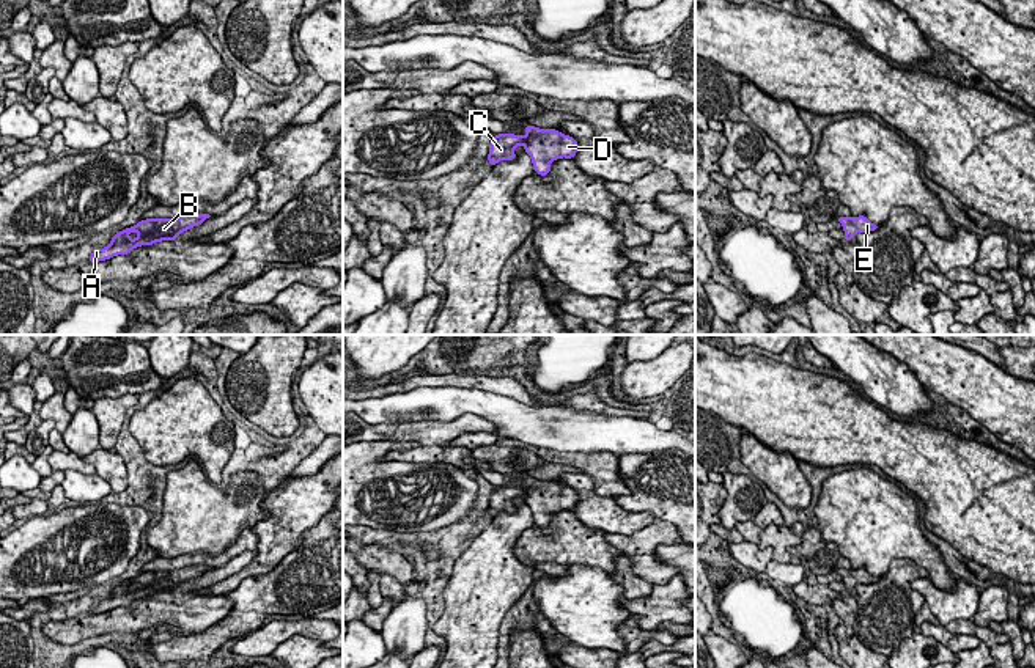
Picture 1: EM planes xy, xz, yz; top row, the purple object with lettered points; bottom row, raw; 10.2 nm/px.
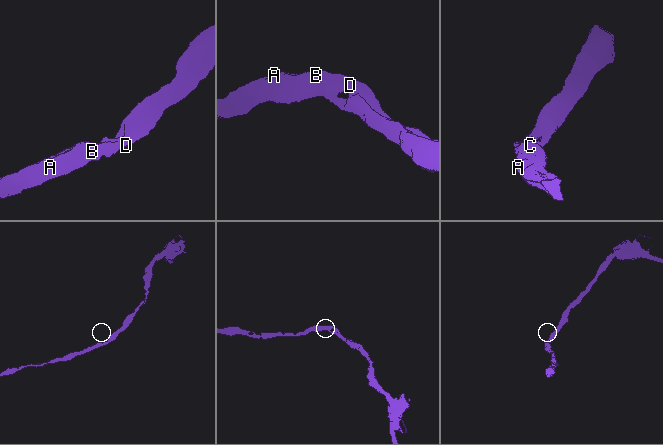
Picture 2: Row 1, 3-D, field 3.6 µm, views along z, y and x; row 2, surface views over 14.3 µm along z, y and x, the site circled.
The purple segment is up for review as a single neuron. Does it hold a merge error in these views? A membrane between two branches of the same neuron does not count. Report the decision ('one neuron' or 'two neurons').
one neuron

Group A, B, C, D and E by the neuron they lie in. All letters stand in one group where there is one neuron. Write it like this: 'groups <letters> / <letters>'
groups A B C D E

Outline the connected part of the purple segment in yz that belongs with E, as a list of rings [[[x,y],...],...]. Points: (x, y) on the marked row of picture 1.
[[[859,215],[859,217],[837,217],[837,220],[842,223],[843,226],[843,231],[845,231],[845,240],[851,242],[851,239],[864,231],[864,233],[868,233],[868,231],[876,231],[879,228],[879,225],[875,225],[871,223],[865,215]]]

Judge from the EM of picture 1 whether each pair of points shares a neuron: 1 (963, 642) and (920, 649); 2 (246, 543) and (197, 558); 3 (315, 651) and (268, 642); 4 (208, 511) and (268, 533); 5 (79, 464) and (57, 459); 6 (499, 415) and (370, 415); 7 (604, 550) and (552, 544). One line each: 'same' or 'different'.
1: different
2: same
3: different
4: different
5: same
6: same
7: same

